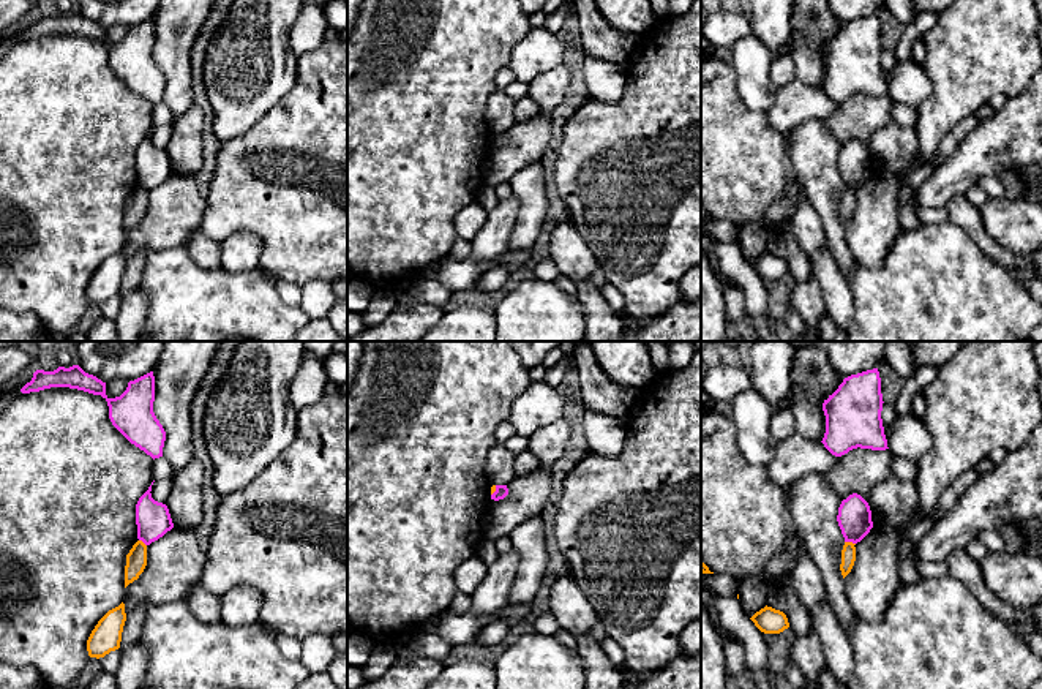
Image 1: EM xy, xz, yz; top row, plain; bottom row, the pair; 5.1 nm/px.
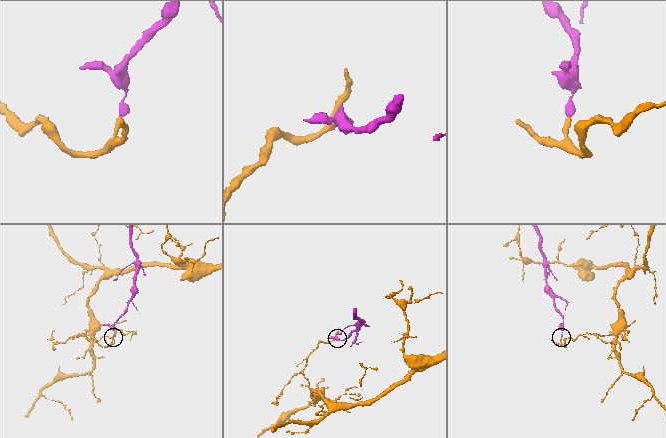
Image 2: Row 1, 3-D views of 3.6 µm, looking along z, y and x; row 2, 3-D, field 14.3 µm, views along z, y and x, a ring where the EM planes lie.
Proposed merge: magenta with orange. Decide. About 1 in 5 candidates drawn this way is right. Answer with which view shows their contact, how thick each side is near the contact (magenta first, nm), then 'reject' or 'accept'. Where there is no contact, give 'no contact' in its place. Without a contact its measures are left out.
yz | 180/80 nm | reject

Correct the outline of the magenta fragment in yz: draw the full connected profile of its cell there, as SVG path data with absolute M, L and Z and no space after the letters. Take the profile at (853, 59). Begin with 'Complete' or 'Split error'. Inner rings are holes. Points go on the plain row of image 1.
Complete. M878 14L851 21L823 49L824 93L835 103L853 95L886 96L881 24Z

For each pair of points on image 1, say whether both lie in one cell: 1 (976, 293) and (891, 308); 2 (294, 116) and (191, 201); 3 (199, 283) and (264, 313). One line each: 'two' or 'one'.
1: one
2: two
3: one

